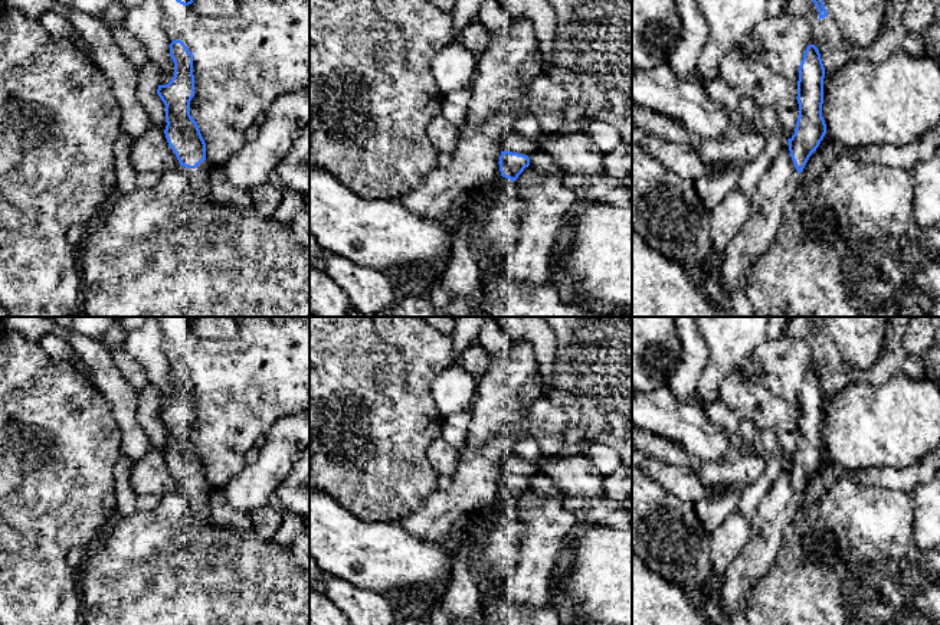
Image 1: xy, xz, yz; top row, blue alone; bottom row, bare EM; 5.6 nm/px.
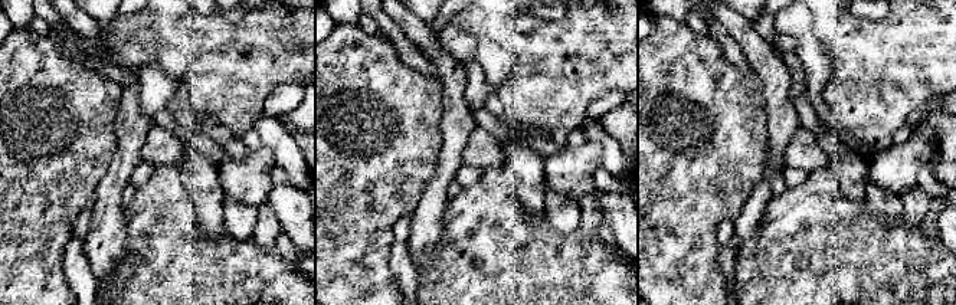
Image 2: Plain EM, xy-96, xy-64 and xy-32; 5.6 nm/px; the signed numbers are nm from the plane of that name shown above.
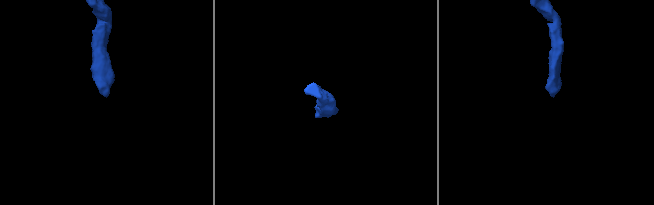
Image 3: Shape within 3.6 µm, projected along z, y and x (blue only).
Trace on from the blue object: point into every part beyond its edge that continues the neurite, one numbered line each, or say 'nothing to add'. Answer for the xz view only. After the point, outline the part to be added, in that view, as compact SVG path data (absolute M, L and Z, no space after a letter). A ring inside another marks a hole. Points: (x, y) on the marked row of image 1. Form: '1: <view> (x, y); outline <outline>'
1: xz (513, 141); outline M515 128L502 135L501 148L502 151L511 151L524 156L531 156L533 153L540 151L538 143L527 140Z

